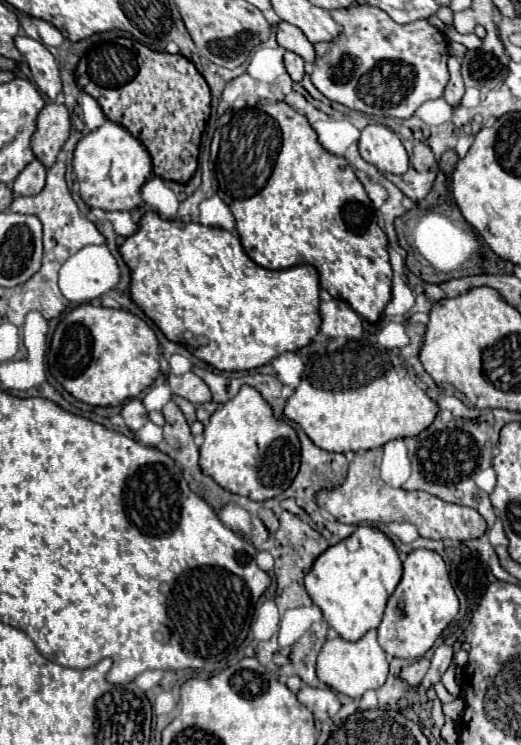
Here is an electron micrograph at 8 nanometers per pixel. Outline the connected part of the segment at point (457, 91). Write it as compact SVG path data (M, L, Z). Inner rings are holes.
M449 57L449 73L451 73L451 79L449 79L447 87L445 87L443 99L449 105L457 107L461 103L463 93L465 93L465 85L463 85L463 79L461 79L461 73L459 73L459 61L455 57Z

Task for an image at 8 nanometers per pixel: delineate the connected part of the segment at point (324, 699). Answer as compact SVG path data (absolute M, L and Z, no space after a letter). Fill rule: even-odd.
M303 685L301 691L297 693L297 699L315 715L315 719L323 721L327 717L333 717L339 709L341 709L341 703L337 699L337 695L325 687L325 689L315 689L315 687L309 687L309 685Z

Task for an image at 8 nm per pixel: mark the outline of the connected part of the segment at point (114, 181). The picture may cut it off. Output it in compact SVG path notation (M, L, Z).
M105 121L97 131L81 137L73 153L73 173L79 183L81 199L89 207L103 211L131 211L143 203L141 187L153 175L151 157L127 129L113 121Z

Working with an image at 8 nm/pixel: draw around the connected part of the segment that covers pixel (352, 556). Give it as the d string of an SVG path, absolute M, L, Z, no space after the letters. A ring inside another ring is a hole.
M359 527L345 541L329 547L305 577L305 589L311 601L323 611L323 619L345 641L359 641L369 629L379 627L385 603L401 579L401 561L397 549L385 533L371 527Z

